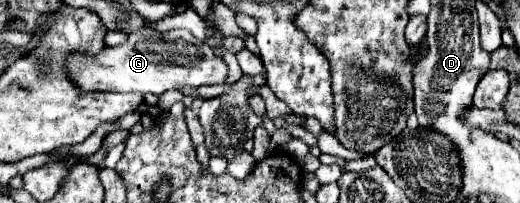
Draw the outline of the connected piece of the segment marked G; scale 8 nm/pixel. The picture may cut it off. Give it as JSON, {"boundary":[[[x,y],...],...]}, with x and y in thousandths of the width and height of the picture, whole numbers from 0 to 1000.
{"boundary":[[[273,128],[269,148],[254,158],[250,187],[223,236],[200,236],[192,266],[162,276],[142,266],[127,286],[135,384],[158,443],[200,443],[200,453],[292,453],[300,473],[315,463],[319,443],[346,443],[365,424],[408,424],[431,414],[438,384],[435,305],[412,266],[412,236],[396,207],[362,217],[350,197],[319,207],[312,197],[308,158]]]}

